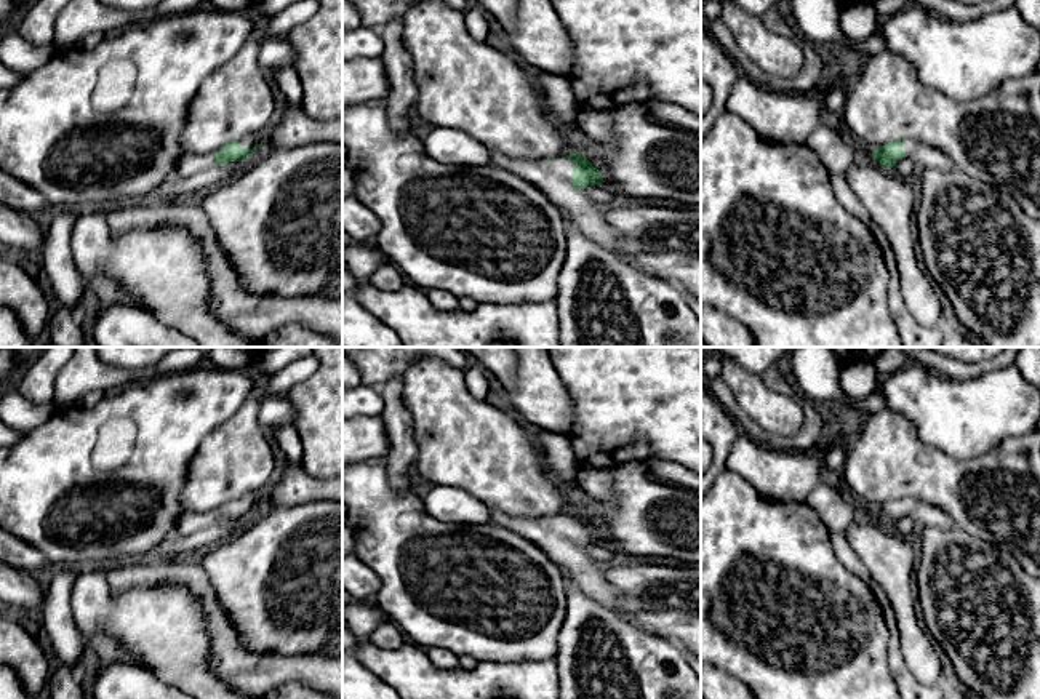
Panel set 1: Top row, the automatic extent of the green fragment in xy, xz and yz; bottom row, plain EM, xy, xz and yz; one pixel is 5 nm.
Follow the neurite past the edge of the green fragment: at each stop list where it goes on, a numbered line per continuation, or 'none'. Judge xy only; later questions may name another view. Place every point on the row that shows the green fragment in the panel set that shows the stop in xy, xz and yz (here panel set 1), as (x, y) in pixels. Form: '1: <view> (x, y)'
1: xy (250, 141)
2: xy (189, 163)

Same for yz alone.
1: yz (924, 155)

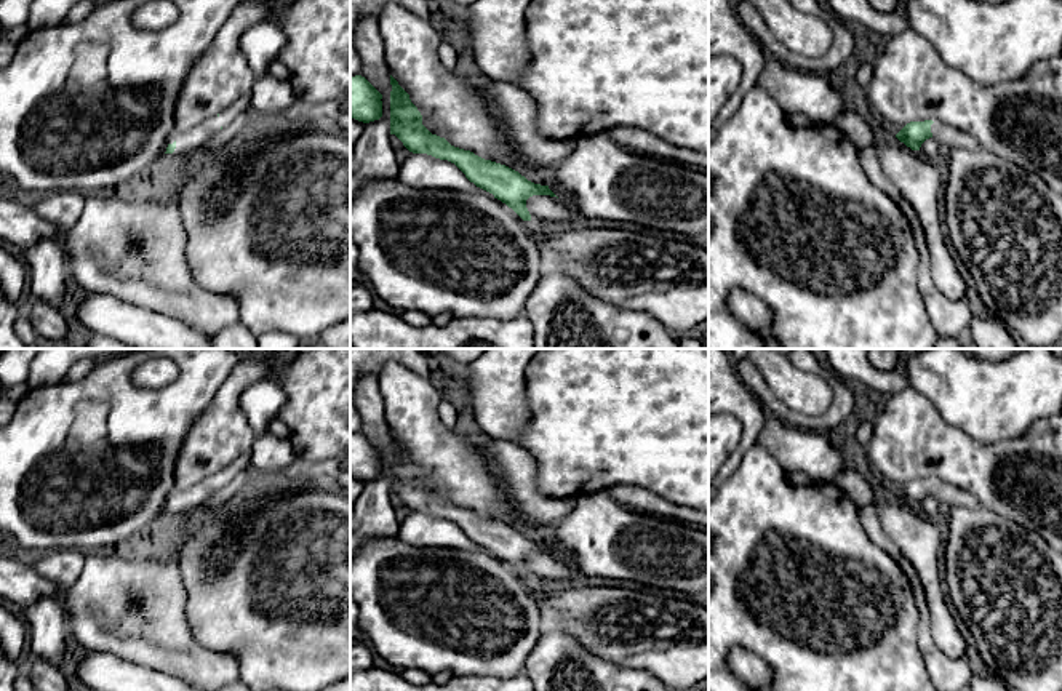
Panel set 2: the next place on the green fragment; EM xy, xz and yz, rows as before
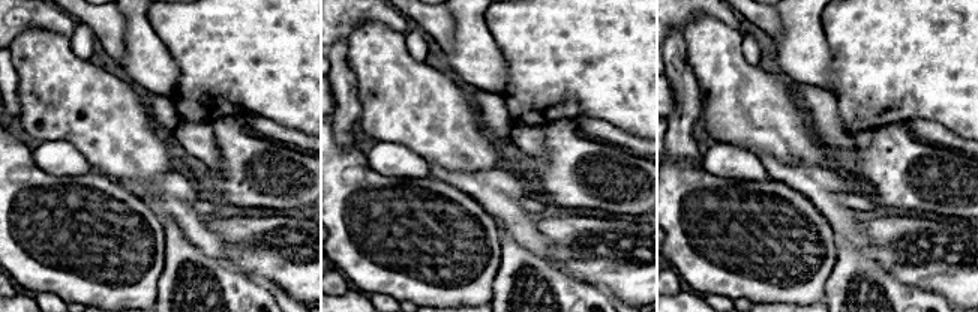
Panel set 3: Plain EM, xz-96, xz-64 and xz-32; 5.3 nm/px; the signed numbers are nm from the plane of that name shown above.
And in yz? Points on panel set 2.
1: yz (950, 138)

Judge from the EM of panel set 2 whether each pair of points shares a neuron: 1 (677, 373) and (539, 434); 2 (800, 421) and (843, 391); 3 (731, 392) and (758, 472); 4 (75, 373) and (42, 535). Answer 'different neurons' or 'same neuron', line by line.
1: same neuron
2: same neuron
3: different neurons
4: different neurons

